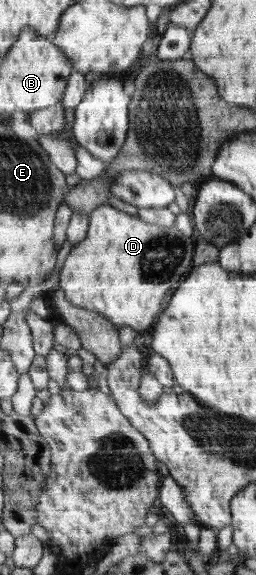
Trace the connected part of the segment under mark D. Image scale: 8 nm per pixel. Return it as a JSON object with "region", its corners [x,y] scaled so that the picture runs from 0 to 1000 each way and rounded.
{"region":[[[395,353],[352,370],[355,384],[340,412],[273,435],[230,478],[230,496],[262,522],[320,537],[398,546],[449,567],[500,565],[531,579],[598,574],[621,551],[648,543],[652,510],[699,503],[758,463],[773,416],[727,412],[684,395],[637,395],[559,384],[551,377],[500,374],[422,353]]]}

